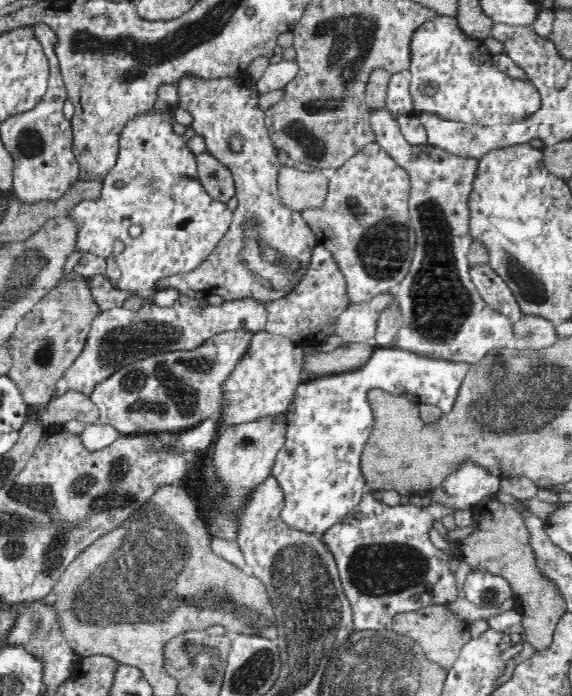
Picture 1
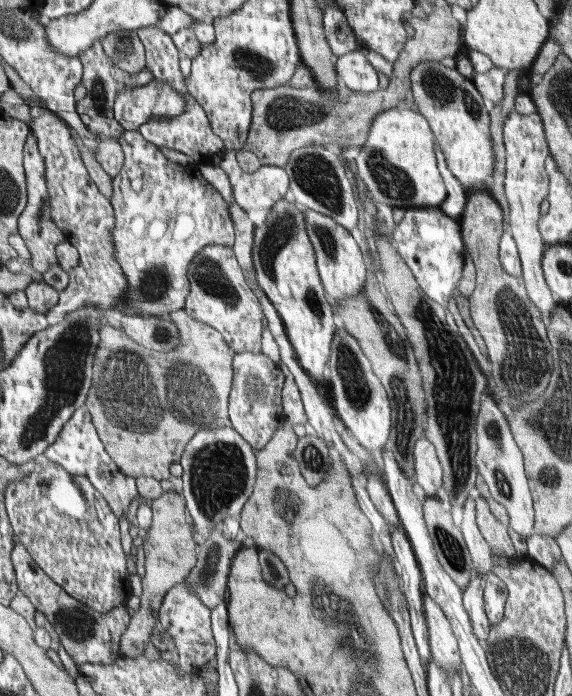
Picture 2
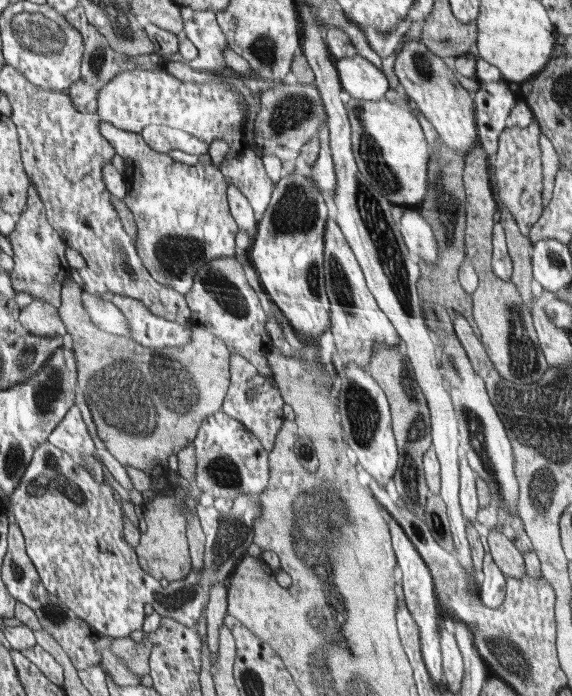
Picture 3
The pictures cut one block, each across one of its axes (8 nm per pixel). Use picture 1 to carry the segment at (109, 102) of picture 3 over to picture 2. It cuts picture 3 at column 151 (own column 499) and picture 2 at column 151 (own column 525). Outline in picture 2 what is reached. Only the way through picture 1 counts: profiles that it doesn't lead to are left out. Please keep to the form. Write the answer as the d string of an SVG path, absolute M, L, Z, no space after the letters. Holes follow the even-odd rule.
M158 79L138 87L124 87L115 100L115 116L128 131L138 131L156 116L180 116L186 110L184 96Z

